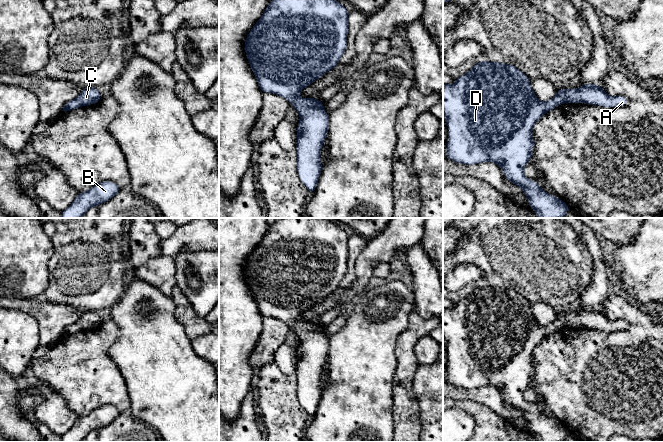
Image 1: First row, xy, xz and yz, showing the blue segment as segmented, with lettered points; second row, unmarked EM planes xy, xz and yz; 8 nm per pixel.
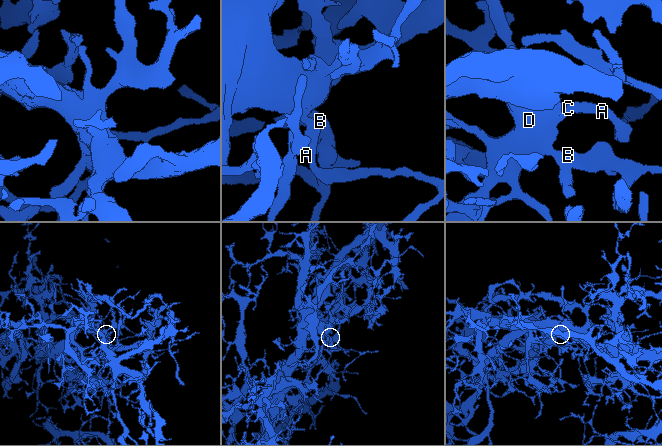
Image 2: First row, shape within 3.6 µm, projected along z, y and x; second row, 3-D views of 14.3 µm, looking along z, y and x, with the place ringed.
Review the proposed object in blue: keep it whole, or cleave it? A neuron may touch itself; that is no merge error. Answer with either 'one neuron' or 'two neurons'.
one neuron

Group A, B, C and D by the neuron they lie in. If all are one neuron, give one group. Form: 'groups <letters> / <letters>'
groups A B C D

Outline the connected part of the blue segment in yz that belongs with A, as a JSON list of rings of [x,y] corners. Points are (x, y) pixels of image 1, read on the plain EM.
[[[479,285],[468,297],[456,302],[454,308],[443,308],[443,339],[449,352],[446,381],[465,389],[475,389],[486,385],[498,388],[505,401],[523,414],[529,424],[529,431],[537,437],[538,442],[563,442],[569,435],[569,430],[555,419],[546,417],[537,406],[527,403],[523,398],[523,392],[527,386],[532,384],[534,373],[532,352],[534,348],[548,335],[566,326],[613,332],[627,329],[629,324],[624,320],[609,320],[600,309],[583,307],[580,312],[557,314],[552,323],[541,326],[531,311],[529,301],[513,289]]]

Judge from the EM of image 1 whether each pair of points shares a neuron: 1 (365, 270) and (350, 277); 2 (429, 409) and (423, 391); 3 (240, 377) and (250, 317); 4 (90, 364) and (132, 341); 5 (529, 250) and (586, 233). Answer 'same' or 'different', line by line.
1: different
2: same
3: same
4: different
5: different

